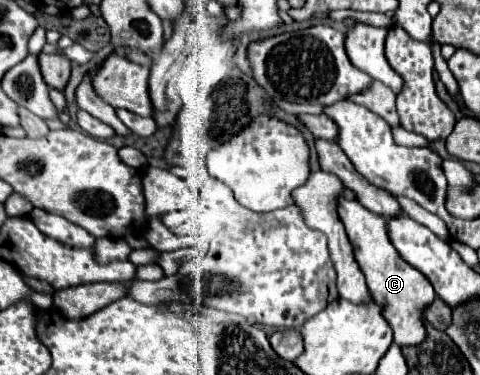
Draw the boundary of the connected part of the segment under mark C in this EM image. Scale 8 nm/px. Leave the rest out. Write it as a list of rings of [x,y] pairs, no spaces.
[[[341,196],[339,218],[347,230],[349,242],[355,252],[355,260],[361,272],[367,276],[367,288],[371,296],[385,306],[383,316],[387,318],[389,326],[395,332],[395,342],[399,346],[421,346],[423,340],[427,338],[423,322],[425,306],[429,306],[429,302],[437,298],[431,282],[399,256],[399,252],[395,250],[395,246],[387,236],[387,220],[383,216],[377,216],[367,208],[363,208],[359,202],[349,202]]]

